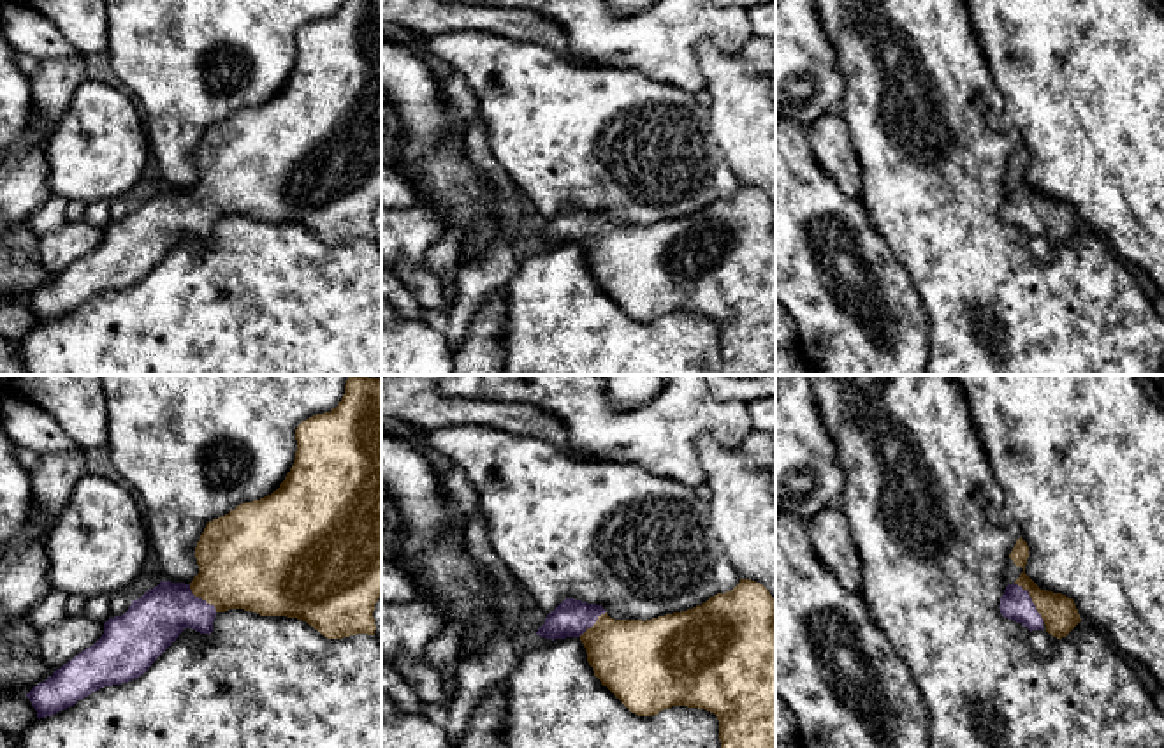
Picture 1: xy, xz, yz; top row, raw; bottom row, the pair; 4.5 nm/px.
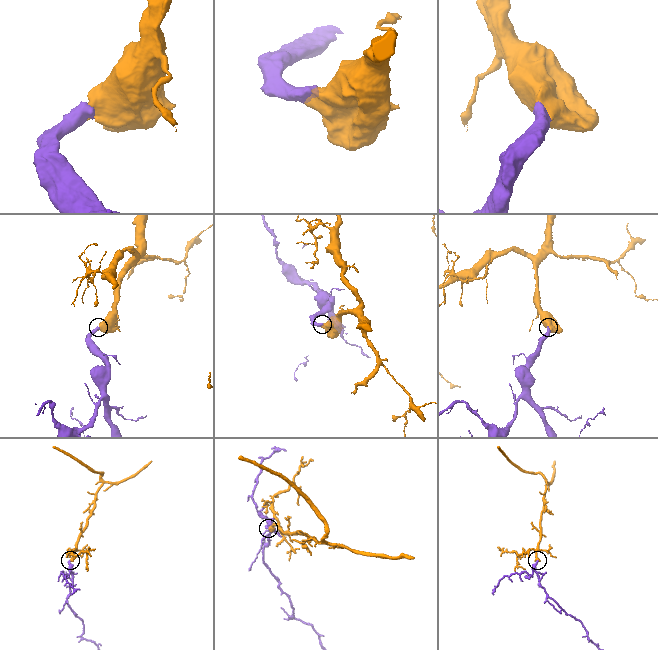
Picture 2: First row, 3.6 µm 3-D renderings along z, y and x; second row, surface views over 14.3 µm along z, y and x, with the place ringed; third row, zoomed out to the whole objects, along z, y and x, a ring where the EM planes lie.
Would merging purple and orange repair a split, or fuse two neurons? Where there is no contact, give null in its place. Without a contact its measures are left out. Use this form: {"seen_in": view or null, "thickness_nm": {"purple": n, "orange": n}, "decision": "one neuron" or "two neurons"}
{"seen_in": "yz", "thickness_nm": {"purple": 140, "orange": 160}, "decision": "one neuron"}

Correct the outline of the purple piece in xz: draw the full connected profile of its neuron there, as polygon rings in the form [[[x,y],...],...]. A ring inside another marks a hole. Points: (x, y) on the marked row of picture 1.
[[[751,579],[726,593],[710,597],[693,609],[652,620],[614,620],[601,605],[575,598],[563,600],[535,635],[545,639],[578,637],[586,648],[594,676],[631,713],[654,716],[672,706],[710,711],[719,720],[721,748],[775,748],[775,600],[770,591]]]

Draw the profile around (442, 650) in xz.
[[[447,621],[443,630],[429,642],[426,658],[431,665],[450,681],[457,681],[455,651],[461,642],[459,627],[454,621]]]

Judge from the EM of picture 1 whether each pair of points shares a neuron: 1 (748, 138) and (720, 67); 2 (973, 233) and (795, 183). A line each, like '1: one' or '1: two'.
1: one
2: two

